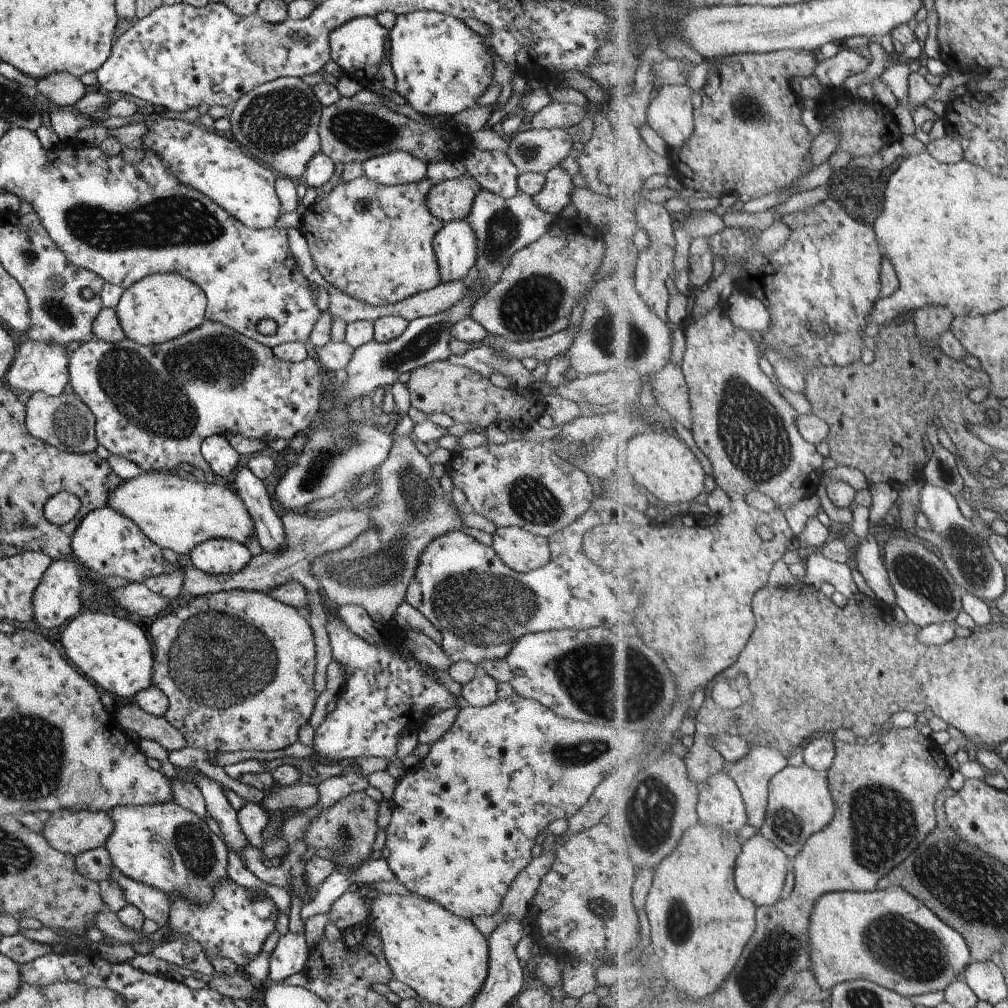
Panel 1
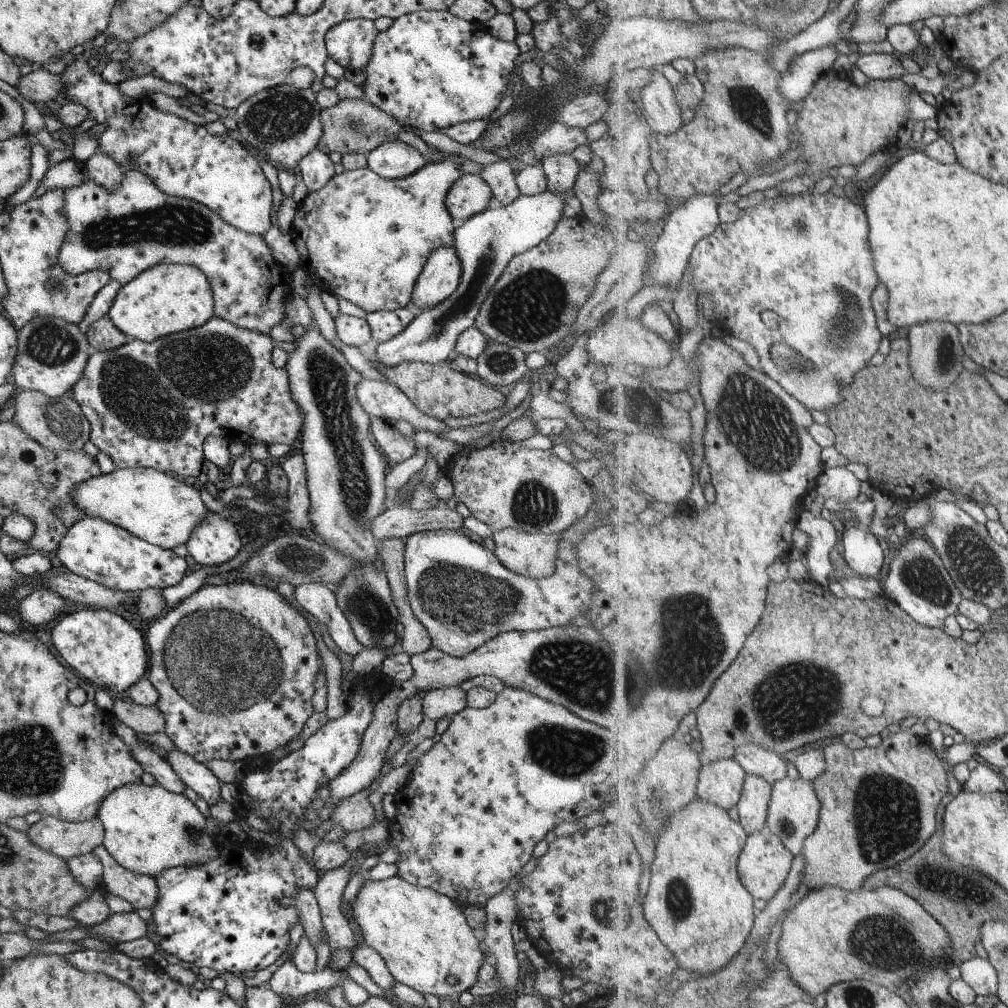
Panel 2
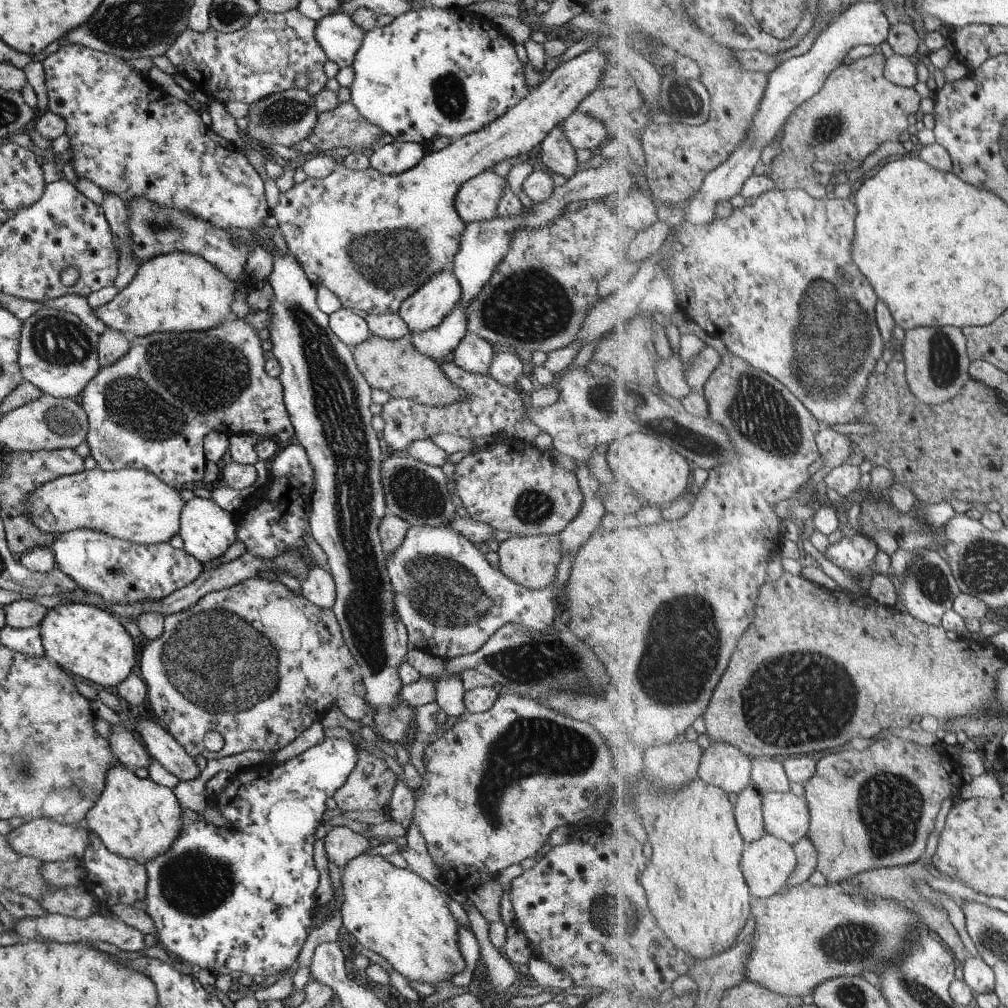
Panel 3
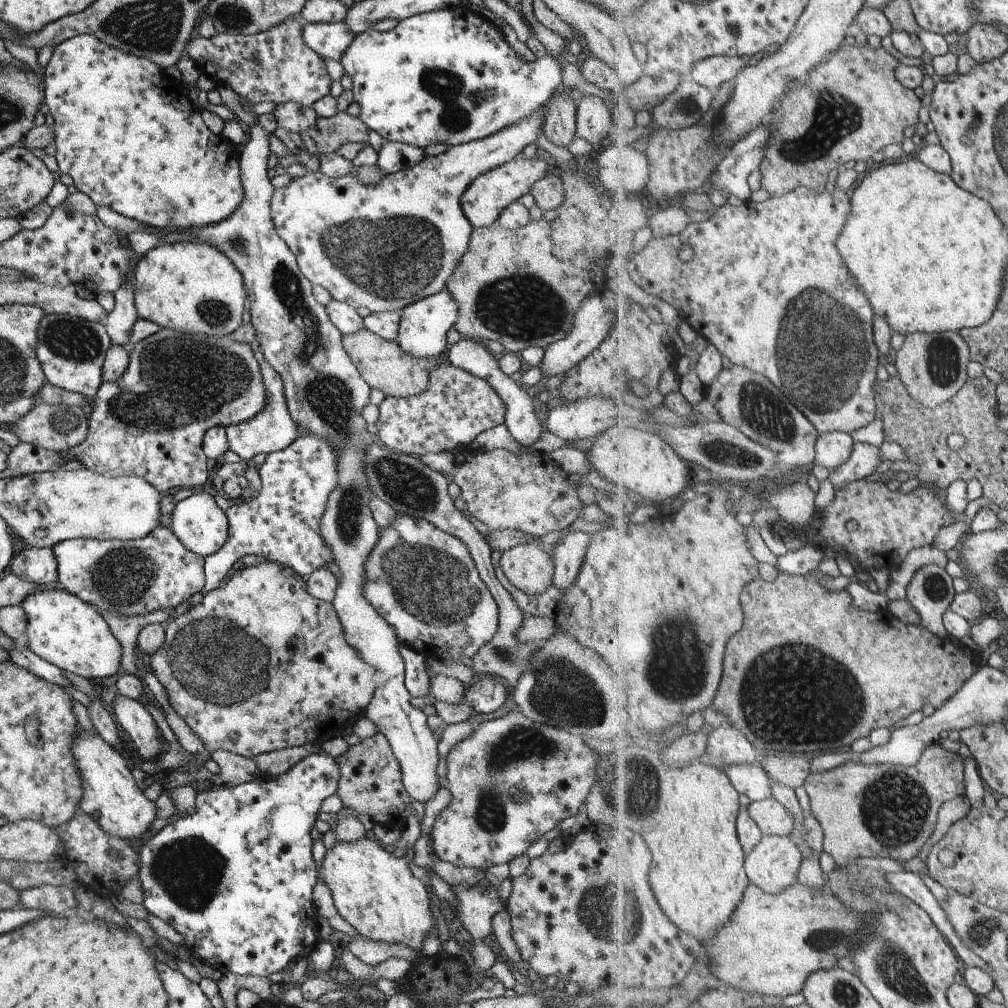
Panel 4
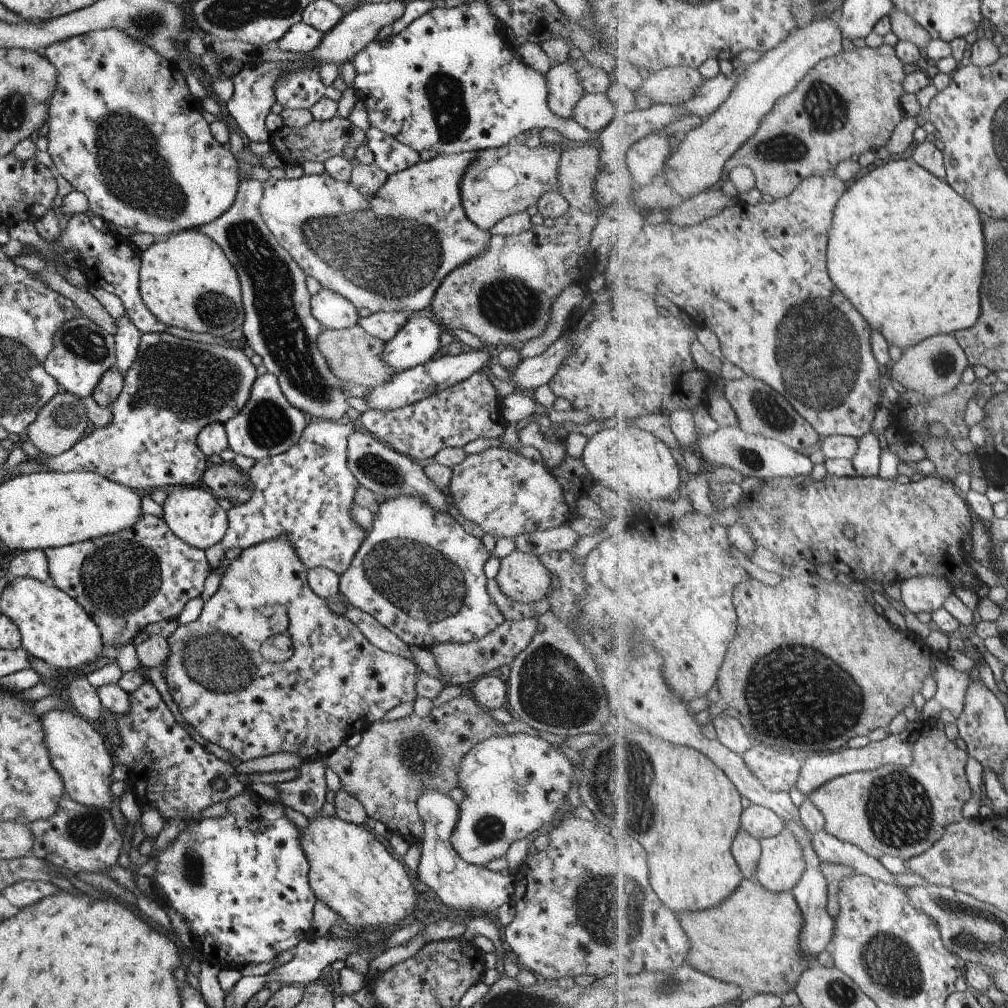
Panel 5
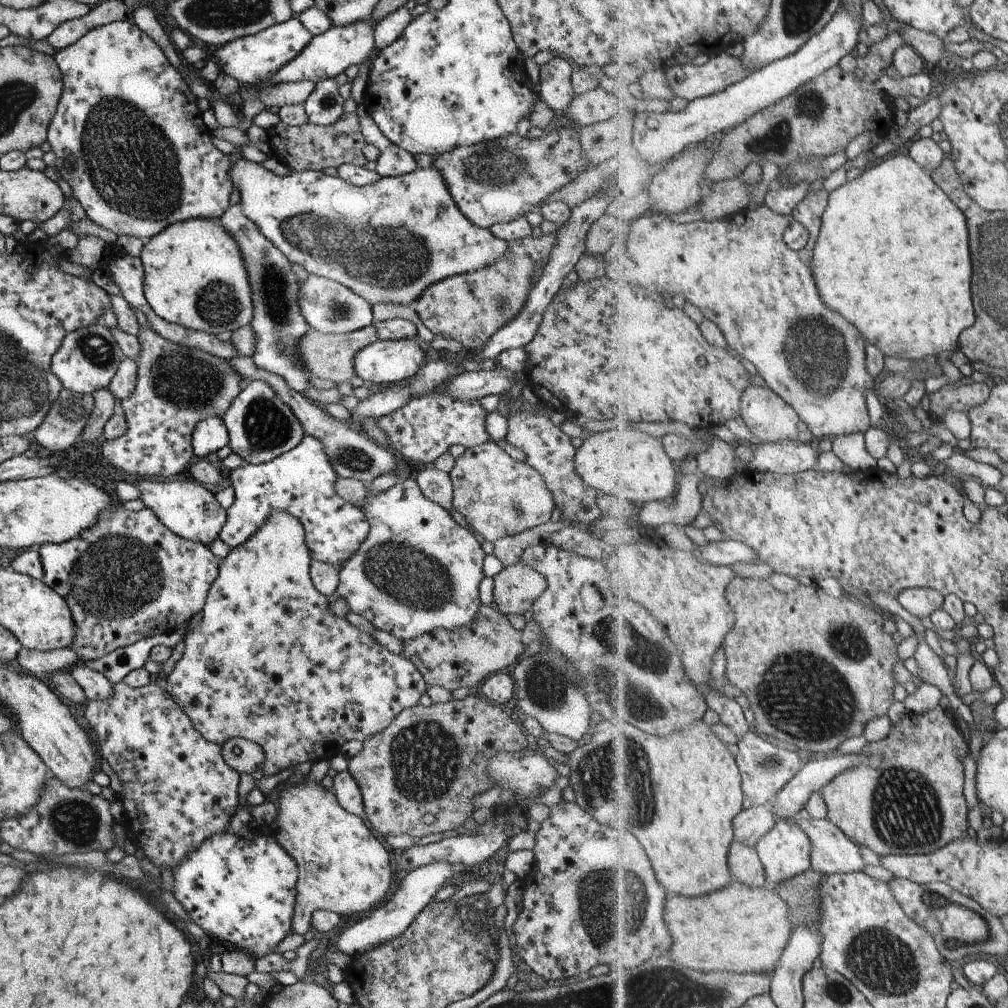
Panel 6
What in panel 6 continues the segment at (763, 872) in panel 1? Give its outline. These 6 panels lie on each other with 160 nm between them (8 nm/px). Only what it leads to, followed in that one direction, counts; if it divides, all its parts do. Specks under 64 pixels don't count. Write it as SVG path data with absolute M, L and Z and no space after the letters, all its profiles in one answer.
M780 818L775 828L755 847L762 859L770 886L812 868L813 843L790 818Z

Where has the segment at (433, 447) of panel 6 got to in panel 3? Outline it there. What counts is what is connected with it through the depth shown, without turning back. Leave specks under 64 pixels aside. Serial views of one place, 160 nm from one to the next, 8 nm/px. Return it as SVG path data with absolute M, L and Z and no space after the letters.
M453 361L439 364L445 378L464 391L464 399L450 405L427 406L412 402L411 399L396 399L389 397L381 407L380 417L383 420L381 441L387 451L404 452L416 440L429 439L439 433L449 433L466 439L479 436L495 435L503 432L508 439L525 441L531 444L535 426L524 417L526 409L519 397L519 391L514 387L500 385L490 376L471 374L462 371Z

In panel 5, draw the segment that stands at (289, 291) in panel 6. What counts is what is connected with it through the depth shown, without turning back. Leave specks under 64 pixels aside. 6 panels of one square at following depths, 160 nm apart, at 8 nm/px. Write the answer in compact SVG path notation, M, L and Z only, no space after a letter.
M257 179L239 180L229 210L195 230L221 248L237 274L244 312L241 336L255 353L259 368L277 378L285 400L299 410L307 422L343 422L349 408L341 390L345 383L333 376L317 348L317 338L324 329L311 314L311 295L306 290L304 273L289 252L279 246L259 214L262 190Z

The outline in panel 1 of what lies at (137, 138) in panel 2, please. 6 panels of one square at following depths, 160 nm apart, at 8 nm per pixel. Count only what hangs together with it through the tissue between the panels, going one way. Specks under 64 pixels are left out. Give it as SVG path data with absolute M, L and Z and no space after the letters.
M183 117L159 118L143 124L146 129L140 142L159 157L163 168L177 181L204 194L248 229L275 227L282 208L275 194L276 178L271 168L246 155L232 139L218 136L212 129L194 126Z

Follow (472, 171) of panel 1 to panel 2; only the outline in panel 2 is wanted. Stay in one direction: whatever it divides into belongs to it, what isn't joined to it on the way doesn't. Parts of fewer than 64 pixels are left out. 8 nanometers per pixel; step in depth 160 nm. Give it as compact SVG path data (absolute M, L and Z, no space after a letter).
M507 160L482 166L478 174L492 192L493 204L508 205L520 195Z

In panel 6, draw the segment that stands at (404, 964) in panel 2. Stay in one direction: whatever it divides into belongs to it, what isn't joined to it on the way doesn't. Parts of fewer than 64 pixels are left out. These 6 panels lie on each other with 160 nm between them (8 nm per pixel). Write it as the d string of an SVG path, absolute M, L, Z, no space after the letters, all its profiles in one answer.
M311 780L287 786L281 783L279 800L275 807L277 816L268 824L266 830L297 864L295 912L291 920L291 934L305 935L309 929L309 918L315 910L331 911L339 916L357 916L385 901L389 894L391 875L395 871L393 854L388 852L388 847L364 820L345 812L337 804L333 793L327 792L319 783Z

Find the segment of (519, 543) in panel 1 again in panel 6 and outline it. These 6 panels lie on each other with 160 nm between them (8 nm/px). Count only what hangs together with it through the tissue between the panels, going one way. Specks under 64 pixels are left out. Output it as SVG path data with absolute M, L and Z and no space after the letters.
M520 561L511 564L511 566L501 568L497 574L492 576L493 600L495 600L495 606L499 608L499 612L503 612L503 614L527 615L533 601L545 588L547 586L543 576Z

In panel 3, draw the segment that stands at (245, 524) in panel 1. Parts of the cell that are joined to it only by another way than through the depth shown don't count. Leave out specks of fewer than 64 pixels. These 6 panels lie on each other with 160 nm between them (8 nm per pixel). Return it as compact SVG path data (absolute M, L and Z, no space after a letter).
M83 469L35 487L24 500L24 510L37 530L50 535L91 529L130 543L152 545L168 542L178 532L178 514L184 503L178 494L143 469Z

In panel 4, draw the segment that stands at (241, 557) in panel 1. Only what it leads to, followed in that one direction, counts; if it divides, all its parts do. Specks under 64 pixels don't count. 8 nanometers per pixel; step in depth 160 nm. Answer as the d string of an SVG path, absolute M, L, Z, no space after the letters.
M207 492L193 493L185 500L177 502L171 510L171 533L179 540L179 543L190 552L201 558L205 558L213 552L217 552L227 538L228 523L225 514L221 511L214 498Z

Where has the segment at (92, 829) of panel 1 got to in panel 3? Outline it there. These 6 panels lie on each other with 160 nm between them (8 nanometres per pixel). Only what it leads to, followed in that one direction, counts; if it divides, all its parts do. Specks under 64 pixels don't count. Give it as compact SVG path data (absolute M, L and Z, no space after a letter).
M46 818L26 821L5 835L9 848L18 855L33 857L39 862L74 861L80 862L84 848L89 842L89 830L84 823L79 825L60 825Z

